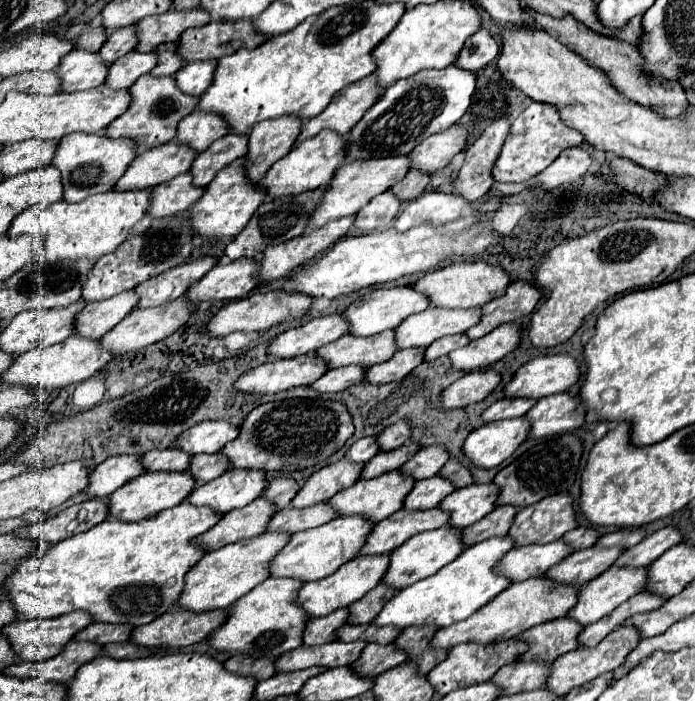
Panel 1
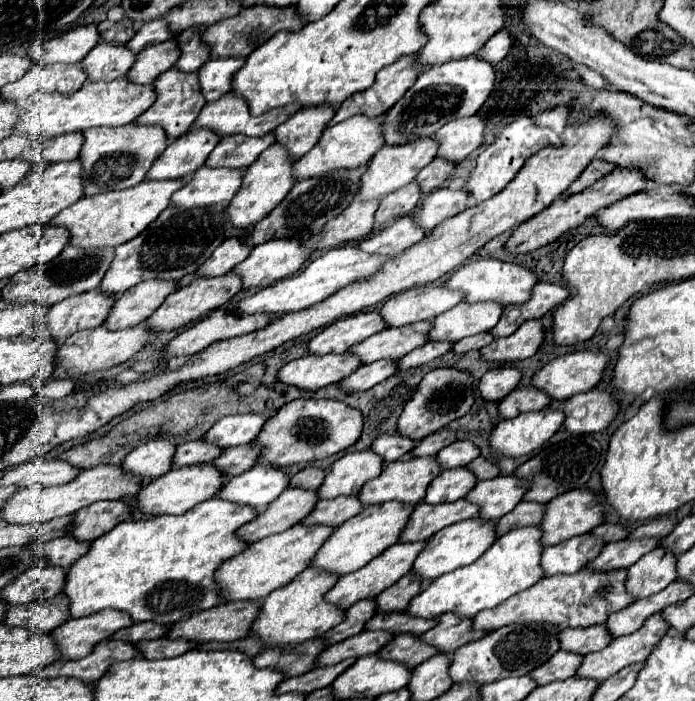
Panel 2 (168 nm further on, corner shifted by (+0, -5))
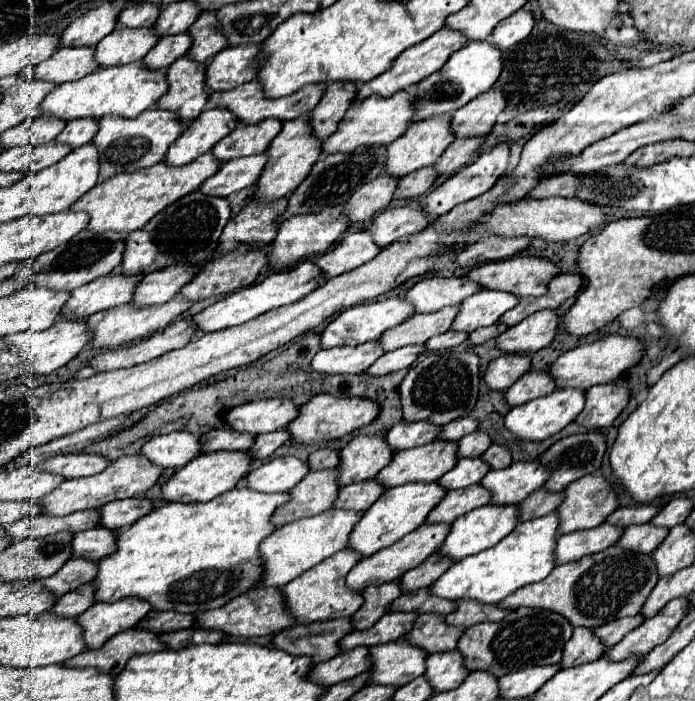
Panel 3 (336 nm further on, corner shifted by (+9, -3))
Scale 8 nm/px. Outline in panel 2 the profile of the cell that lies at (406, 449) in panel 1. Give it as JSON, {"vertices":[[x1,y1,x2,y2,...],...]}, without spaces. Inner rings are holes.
{"vertices":[[448,428,438,430,438,432,426,436,424,440,420,440,410,456,436,456,436,452,440,452,454,440,456,440,456,434,452,430,448,430]]}

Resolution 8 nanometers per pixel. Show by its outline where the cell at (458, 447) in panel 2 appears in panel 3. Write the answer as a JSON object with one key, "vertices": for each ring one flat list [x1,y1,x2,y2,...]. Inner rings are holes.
{"vertices":[[485,432,465,434,457,440,457,458,477,458,491,446,491,440]]}

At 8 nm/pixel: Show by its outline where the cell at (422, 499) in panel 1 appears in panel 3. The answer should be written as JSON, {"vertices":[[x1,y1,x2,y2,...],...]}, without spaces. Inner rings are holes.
{"vertices":[[459,458,457,464,437,480,437,484,447,492,451,492,457,488,467,488,471,484,477,484,487,472,489,466,485,466,485,462,481,462,479,458]]}

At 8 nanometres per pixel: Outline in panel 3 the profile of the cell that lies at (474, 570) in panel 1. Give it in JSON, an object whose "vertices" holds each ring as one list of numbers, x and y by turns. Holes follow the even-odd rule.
{"vertices":[[557,512,517,524,517,528,493,548,455,562,441,578,429,586,429,592,447,600,477,600,483,604,501,602,515,590,543,580,555,568,553,546,557,540,557,526]]}

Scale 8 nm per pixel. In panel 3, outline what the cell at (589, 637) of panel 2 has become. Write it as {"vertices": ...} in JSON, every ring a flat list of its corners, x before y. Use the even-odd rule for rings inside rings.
{"vertices":[[633,616,633,618,621,618,621,620,613,620,613,622,607,622,605,626,599,626,599,628,593,628,591,632,603,642,605,648,611,648,613,644,617,644,627,632,631,632,633,628,637,628,639,624,643,622,641,616]]}

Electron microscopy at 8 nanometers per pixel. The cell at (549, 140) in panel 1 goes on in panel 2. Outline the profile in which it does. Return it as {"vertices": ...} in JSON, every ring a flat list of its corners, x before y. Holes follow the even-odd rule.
{"vertices":[[518,118,512,124,508,124,500,136,478,156,478,164,472,170,470,178,464,182,466,190,470,192,472,198,476,200,488,200,492,196,496,196,500,190,504,190,504,186,518,174,518,170,524,166,524,162,536,154,538,150,546,148,548,144,558,144,558,134,550,128,538,128,530,118]]}

